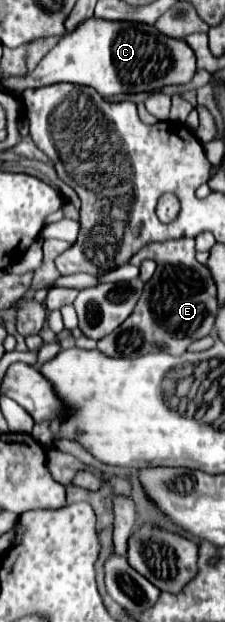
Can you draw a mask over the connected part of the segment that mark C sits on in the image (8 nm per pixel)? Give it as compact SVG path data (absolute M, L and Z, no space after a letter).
M90 17L72 33L66 33L58 45L26 75L24 89L44 87L54 83L76 83L94 87L104 99L118 93L158 91L164 85L180 85L192 79L196 71L194 51L180 39L162 35L156 27L128 21L104 21Z

